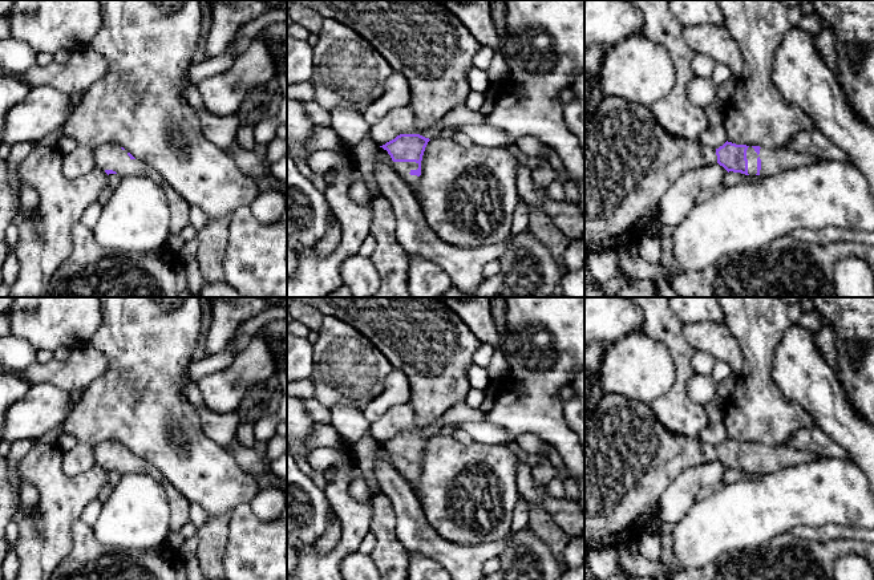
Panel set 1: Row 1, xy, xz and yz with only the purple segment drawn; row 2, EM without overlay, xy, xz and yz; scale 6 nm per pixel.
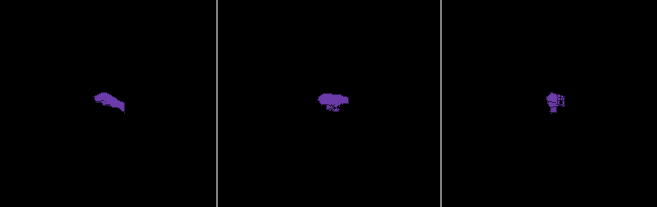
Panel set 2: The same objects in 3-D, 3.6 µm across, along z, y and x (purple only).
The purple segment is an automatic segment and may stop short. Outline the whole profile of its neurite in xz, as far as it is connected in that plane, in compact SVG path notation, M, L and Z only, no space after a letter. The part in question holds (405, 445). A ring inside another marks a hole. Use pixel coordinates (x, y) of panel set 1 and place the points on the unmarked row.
M400 431L380 443L388 449L394 459L393 466L409 484L414 483L421 472L421 458L429 438L420 431Z

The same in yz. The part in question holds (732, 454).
M608 393L584 422L584 551L626 545L636 539L652 516L657 516L660 499L667 487L685 470L719 461L728 470L772 474L789 466L812 462L817 458L809 451L786 446L768 447L760 443L725 439L713 447L696 437L684 437L667 430L656 418L648 403Z

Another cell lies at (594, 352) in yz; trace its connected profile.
M607 341L584 344L584 423L606 396L599 380L599 365L610 345Z

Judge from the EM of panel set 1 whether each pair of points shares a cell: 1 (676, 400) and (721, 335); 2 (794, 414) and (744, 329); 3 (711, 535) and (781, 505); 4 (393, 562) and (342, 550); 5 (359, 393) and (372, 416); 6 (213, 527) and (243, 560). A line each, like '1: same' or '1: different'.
1: different
2: same
3: same
4: different
5: different
6: different

